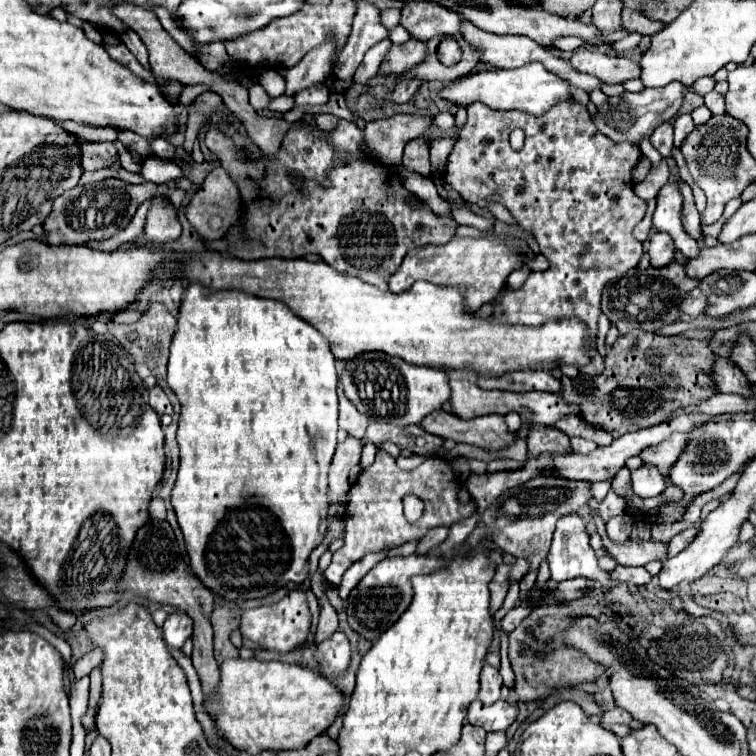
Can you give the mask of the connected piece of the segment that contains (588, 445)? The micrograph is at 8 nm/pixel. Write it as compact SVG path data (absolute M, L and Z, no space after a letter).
M578 436L570 438L570 446L572 446L572 450L574 450L574 452L580 452L580 454L588 454L588 452L596 450L596 444L594 444L592 440L586 440L586 438L578 438Z

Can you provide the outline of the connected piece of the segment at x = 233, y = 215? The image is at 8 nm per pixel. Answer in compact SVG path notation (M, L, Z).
M214 168L206 176L206 180L202 184L202 190L198 190L194 194L194 198L190 200L190 204L186 206L186 218L208 240L224 238L228 228L238 220L238 214L240 214L240 192L238 192L236 184L230 180L230 176L222 168Z

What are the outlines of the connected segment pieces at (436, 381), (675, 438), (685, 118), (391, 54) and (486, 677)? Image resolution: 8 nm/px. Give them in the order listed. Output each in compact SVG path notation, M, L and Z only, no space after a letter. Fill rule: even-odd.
M366 352L356 356L356 360L344 362L342 386L346 398L362 412L370 414L374 420L396 422L398 426L418 424L426 414L440 410L450 398L448 376L442 370L432 370L430 366L408 366L402 358L388 356L384 352Z
M672 434L672 438L666 438L660 442L660 446L648 446L640 458L652 466L656 466L664 478L668 478L668 472L672 464L678 460L678 456L684 452L686 446L686 434Z
M682 114L682 116L678 116L676 122L674 122L674 146L676 146L676 148L682 148L682 140L684 140L684 136L688 136L692 130L694 130L692 116L690 116L690 114Z
M410 38L408 42L400 44L400 46L392 46L388 50L388 54L384 56L378 74L388 76L388 74L402 74L404 70L416 66L418 62L424 60L426 54L426 44L420 40Z
M484 664L482 668L482 676L480 676L480 694L478 700L482 700L484 704L492 704L500 698L500 690L502 690L502 676L498 674L496 668L492 668L490 664Z

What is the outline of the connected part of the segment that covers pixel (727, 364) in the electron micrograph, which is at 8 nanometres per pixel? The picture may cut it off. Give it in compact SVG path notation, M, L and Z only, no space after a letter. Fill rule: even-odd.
M716 358L716 366L712 368L712 378L716 382L718 392L722 394L738 394L746 400L754 396L754 386L748 382L744 372L728 358Z

